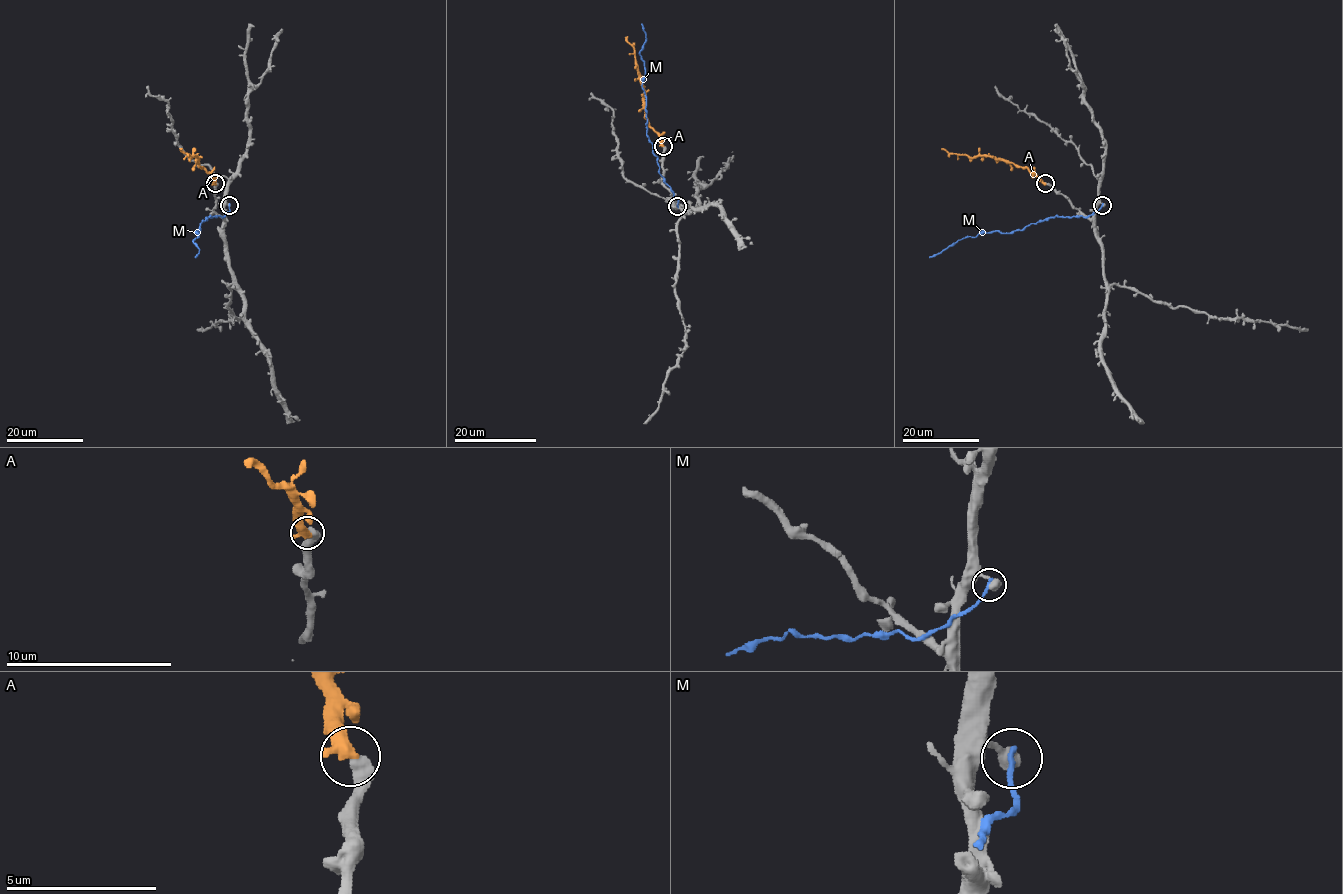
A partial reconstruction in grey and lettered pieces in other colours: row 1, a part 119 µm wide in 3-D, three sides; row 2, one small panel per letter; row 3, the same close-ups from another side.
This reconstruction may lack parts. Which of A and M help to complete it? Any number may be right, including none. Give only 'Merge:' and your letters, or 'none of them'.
Merge: A

